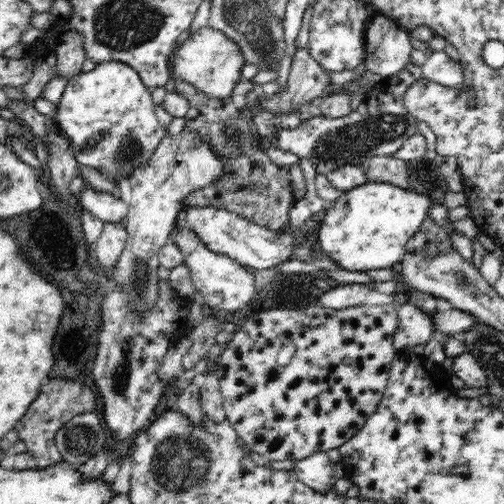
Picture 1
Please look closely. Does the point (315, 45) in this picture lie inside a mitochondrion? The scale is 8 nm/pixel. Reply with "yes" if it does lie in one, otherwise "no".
no

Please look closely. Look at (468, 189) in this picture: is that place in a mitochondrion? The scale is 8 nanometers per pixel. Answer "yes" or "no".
no

